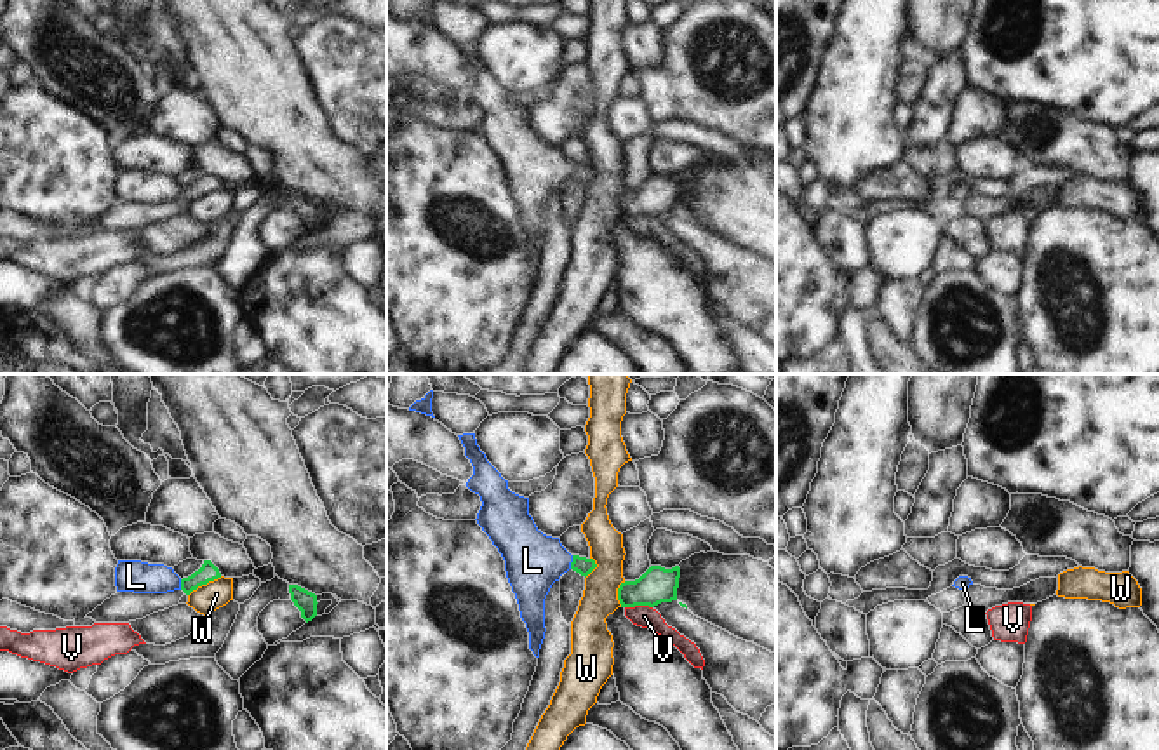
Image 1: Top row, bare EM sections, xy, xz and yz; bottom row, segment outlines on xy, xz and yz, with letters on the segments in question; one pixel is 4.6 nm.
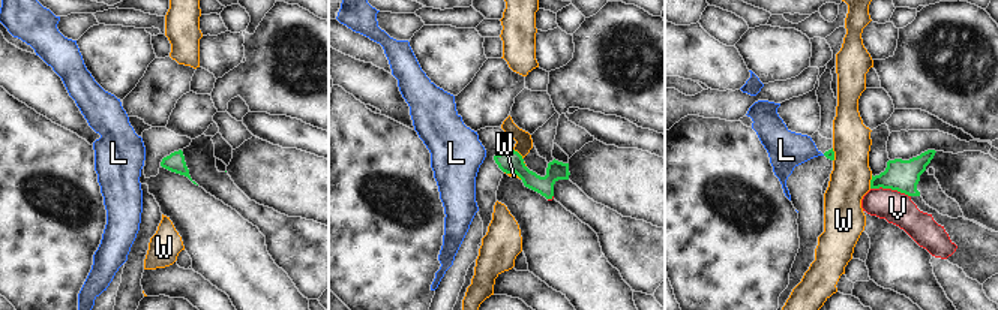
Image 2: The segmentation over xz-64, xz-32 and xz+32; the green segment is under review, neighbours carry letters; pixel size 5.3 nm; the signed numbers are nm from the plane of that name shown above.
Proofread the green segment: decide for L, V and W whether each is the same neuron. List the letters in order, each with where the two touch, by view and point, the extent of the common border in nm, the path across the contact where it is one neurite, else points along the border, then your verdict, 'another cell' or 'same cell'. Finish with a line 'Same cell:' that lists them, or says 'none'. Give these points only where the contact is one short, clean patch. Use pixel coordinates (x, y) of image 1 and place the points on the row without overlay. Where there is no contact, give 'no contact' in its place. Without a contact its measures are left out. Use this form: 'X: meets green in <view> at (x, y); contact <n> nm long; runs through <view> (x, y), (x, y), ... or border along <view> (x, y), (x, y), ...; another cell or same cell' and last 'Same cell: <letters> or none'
L: meets green in xz at (571, 173); contact 70 nm long; runs through xz (580, 174), (571, 173), (533, 171); same cell
V: meets green in xz at (637, 214); contact 130 nm long; border along xz (651, 216), (625, 218); another cell
W: meets green in xy at (204, 194); contact 180 nm long; border along xy (221, 187), (199, 195), (188, 206); another cell
Same cell: L

